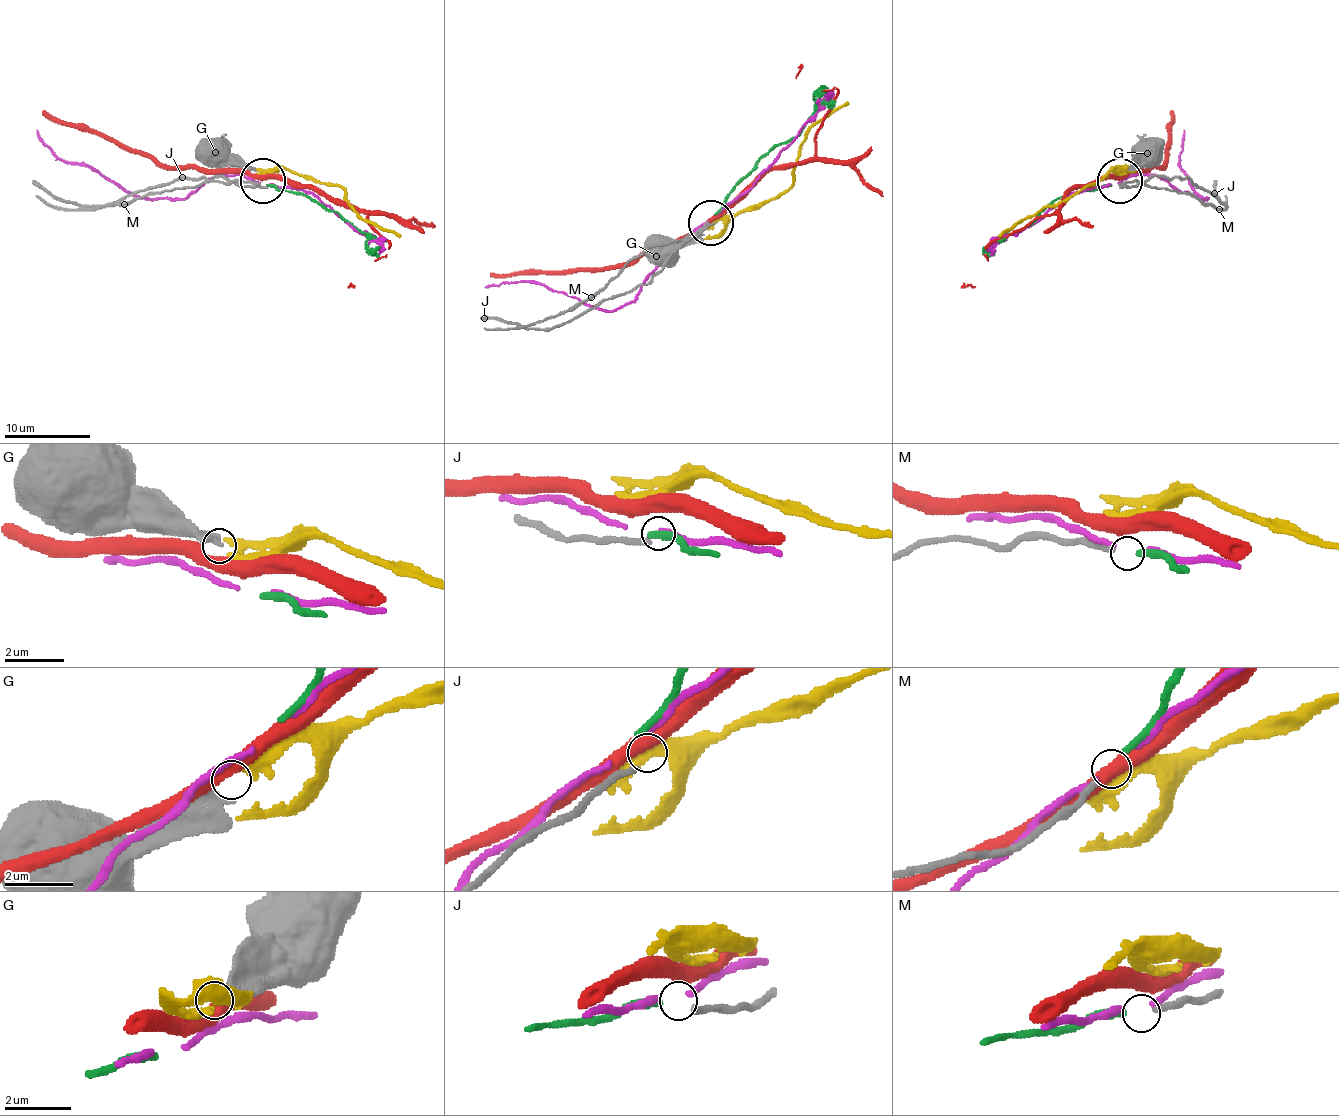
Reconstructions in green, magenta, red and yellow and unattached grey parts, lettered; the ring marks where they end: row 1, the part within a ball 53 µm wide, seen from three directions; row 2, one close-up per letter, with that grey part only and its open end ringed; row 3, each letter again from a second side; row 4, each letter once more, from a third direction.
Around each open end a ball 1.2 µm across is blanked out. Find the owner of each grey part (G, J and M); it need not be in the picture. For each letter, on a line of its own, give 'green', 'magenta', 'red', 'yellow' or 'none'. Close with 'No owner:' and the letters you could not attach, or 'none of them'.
G: yellow
J: none
M: green
No owner: J

